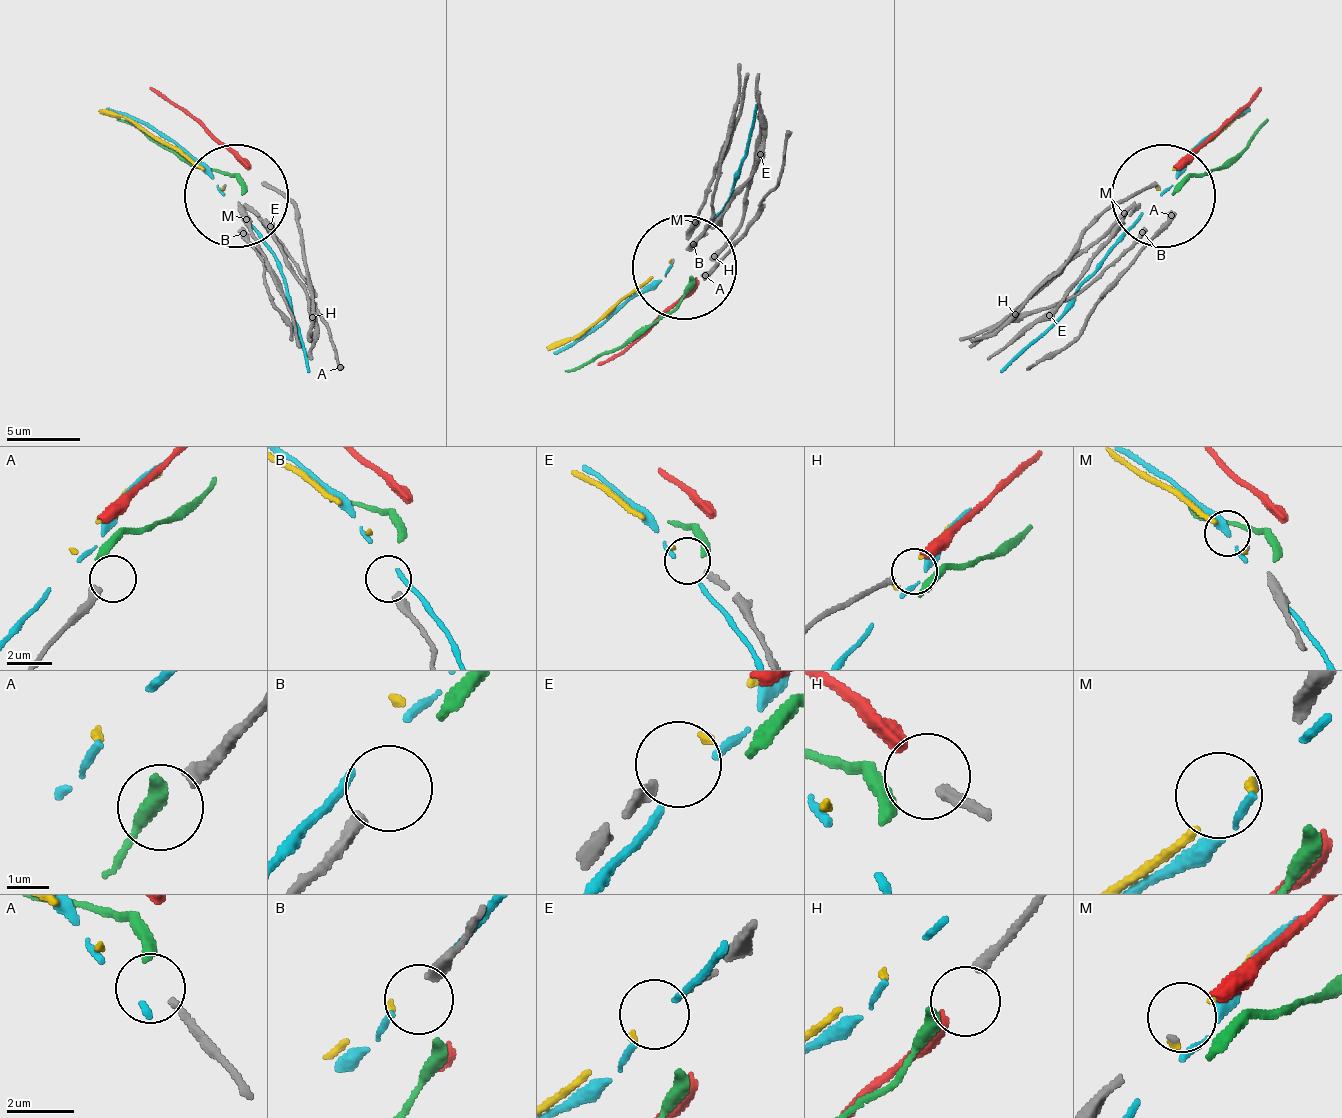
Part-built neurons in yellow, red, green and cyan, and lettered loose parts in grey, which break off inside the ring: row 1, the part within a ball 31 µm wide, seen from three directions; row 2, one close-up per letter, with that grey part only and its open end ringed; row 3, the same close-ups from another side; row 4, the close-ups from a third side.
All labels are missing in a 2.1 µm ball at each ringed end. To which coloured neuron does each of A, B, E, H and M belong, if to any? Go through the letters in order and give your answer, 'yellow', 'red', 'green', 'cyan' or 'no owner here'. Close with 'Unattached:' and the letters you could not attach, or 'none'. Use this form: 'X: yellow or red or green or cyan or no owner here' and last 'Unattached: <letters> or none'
A: no owner here
B: no owner here
E: yellow
H: red
M: no owner here
Unattached: A, B, M

